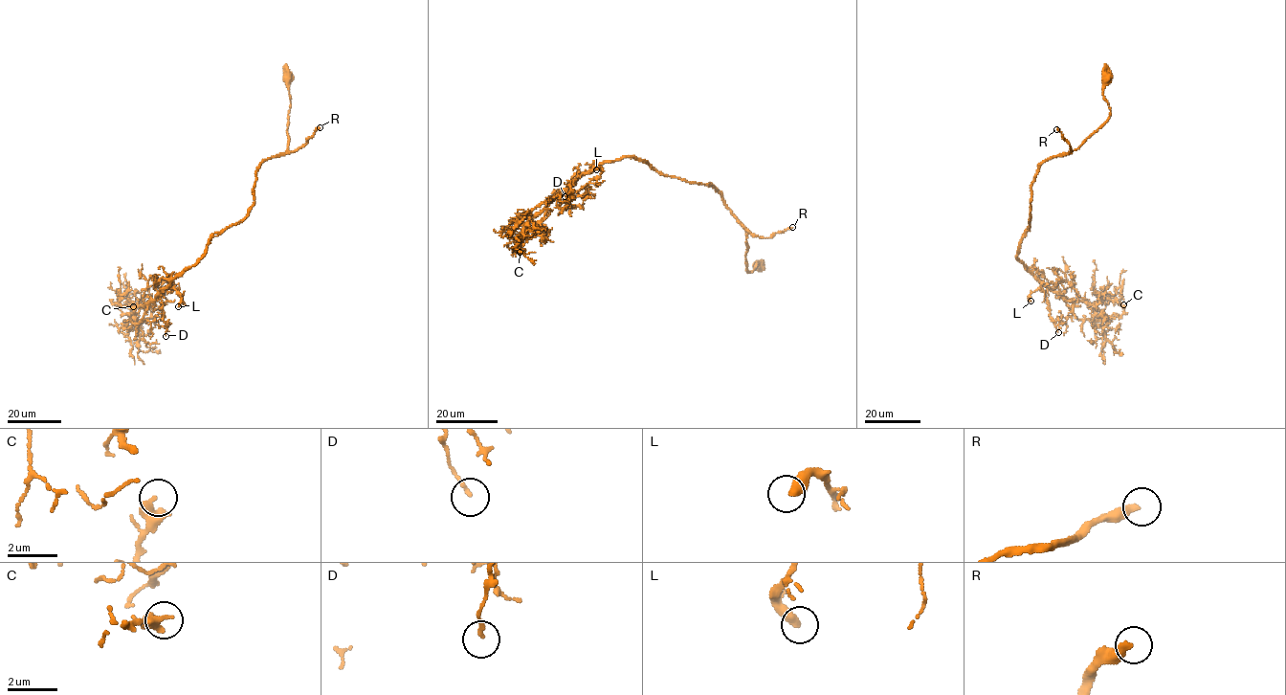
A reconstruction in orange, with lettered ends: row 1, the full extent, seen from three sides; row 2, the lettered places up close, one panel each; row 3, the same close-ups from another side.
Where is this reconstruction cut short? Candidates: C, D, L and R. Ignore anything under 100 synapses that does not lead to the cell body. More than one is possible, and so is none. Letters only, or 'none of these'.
R

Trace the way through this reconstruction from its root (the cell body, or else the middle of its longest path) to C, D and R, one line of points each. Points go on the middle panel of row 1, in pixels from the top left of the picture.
C: (760, 266), (746, 271), (745, 230), (711, 184), (629, 157), (601, 162), (530, 217), (520, 252)
D: (760, 266), (746, 271), (745, 230), (711, 184), (664, 176), (623, 157), (574, 179), (565, 196)
R: (760, 266), (759, 269), (756, 263), (754, 270), (746, 271), (746, 229), (760, 236), (771, 237), (792, 227)

